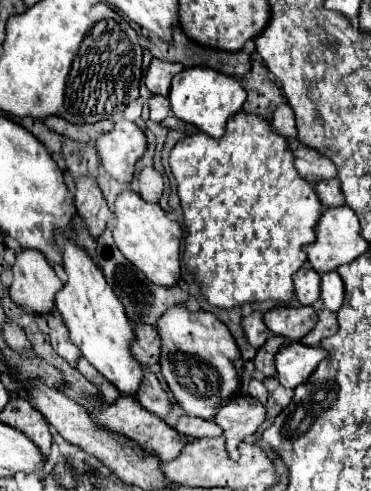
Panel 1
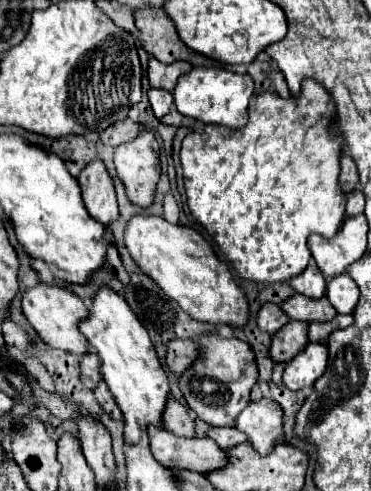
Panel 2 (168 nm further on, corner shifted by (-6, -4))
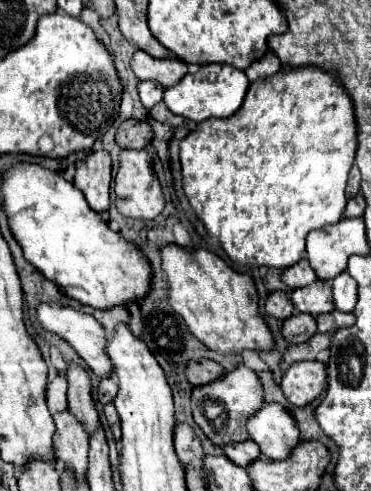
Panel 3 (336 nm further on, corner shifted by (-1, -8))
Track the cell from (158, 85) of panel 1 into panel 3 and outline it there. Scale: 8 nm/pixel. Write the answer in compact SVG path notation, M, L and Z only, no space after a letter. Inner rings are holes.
M135 50L131 58L131 68L139 80L155 80L165 88L177 84L181 76L187 74L187 64L175 56L155 58L143 50Z

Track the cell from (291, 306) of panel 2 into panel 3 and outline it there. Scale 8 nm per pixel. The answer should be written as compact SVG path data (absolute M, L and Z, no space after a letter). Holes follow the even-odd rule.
M317 280L315 284L309 284L307 288L295 288L291 294L291 300L295 304L297 312L307 312L311 316L319 316L333 310L333 298L331 298L331 282L329 280Z

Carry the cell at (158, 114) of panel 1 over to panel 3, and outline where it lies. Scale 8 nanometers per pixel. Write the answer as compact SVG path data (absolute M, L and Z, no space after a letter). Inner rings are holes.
M141 80L137 84L137 90L145 108L153 108L157 102L163 100L163 86L153 80Z

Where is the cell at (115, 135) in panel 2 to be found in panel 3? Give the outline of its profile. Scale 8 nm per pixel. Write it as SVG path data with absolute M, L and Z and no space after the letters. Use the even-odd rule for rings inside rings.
M127 120L117 132L117 144L121 148L145 148L153 140L153 130L149 122Z

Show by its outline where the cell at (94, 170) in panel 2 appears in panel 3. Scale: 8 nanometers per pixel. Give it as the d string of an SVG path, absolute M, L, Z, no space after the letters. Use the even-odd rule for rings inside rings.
M107 150L89 152L85 160L77 160L77 174L73 184L85 194L89 206L97 212L109 208L111 186L111 156Z

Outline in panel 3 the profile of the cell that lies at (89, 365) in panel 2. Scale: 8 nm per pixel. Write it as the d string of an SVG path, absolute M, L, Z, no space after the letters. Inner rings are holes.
M113 376L103 378L101 384L99 384L99 390L97 390L97 398L99 398L99 402L101 402L101 404L109 404L109 402L113 402L113 398L117 396L117 388L119 388L117 378L113 378Z

